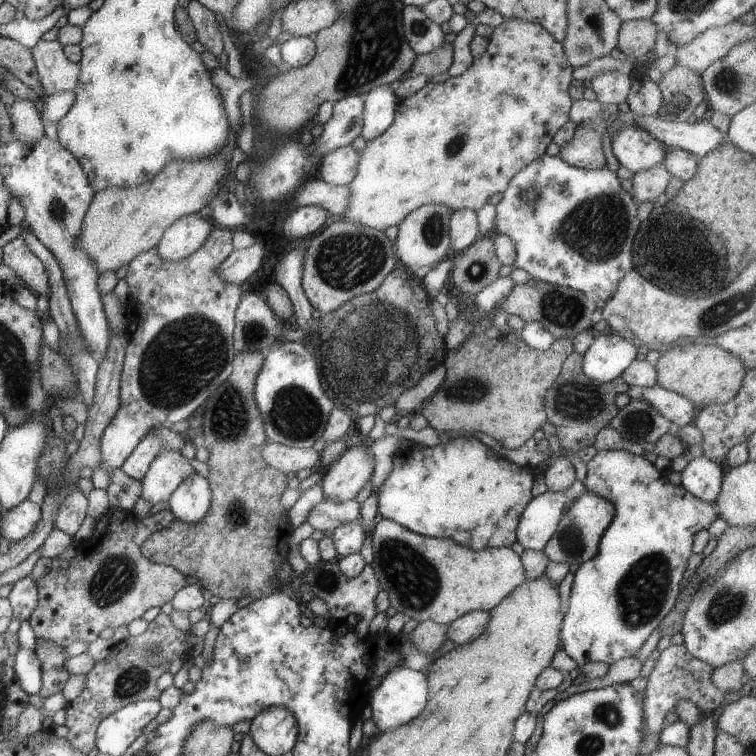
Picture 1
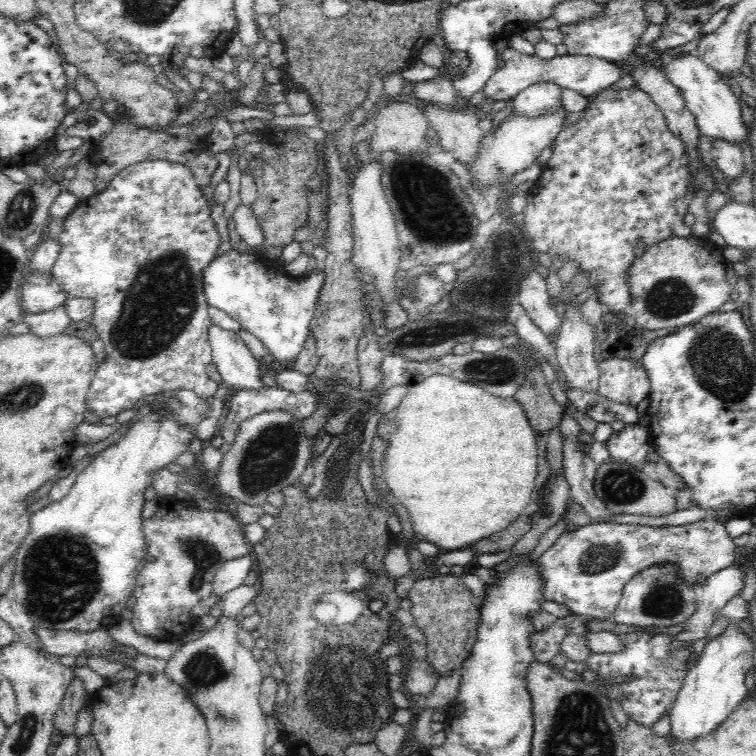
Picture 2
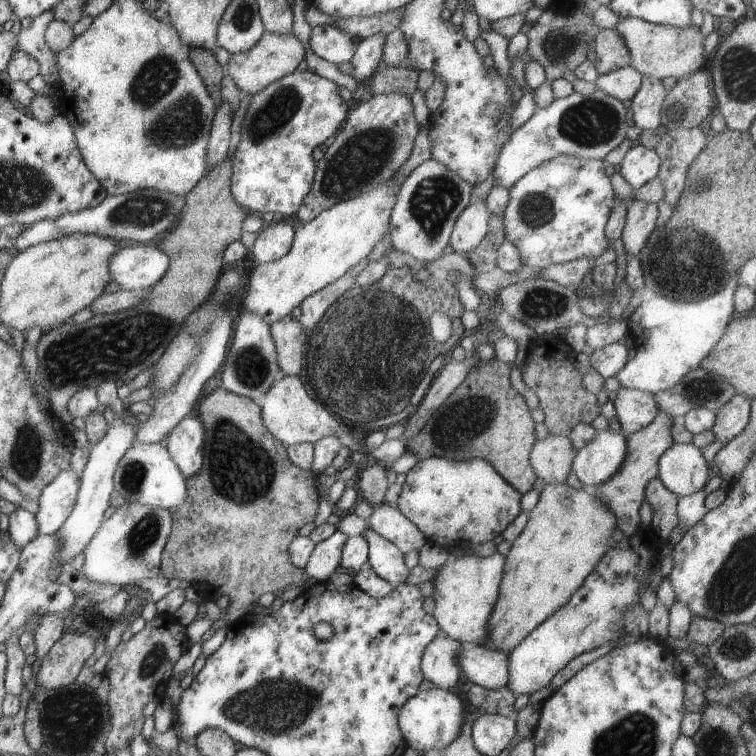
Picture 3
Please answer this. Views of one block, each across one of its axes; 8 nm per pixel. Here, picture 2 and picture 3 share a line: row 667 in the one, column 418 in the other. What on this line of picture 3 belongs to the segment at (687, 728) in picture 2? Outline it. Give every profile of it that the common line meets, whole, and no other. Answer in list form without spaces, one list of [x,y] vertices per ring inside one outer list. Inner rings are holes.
[[[432,687],[417,691],[415,696],[405,700],[405,704],[399,708],[399,714],[397,714],[397,726],[407,747],[417,750],[418,753],[427,752],[429,748],[442,751],[457,738],[467,710],[468,707],[453,692]]]

